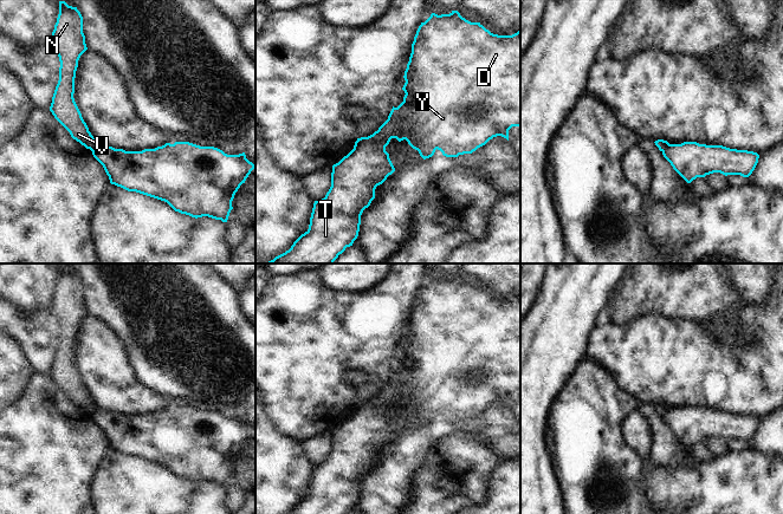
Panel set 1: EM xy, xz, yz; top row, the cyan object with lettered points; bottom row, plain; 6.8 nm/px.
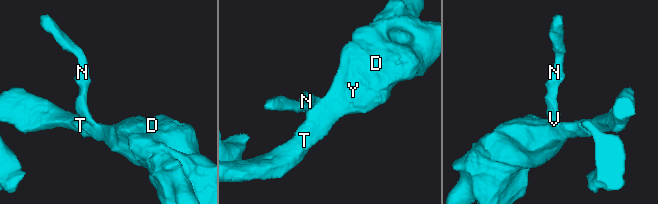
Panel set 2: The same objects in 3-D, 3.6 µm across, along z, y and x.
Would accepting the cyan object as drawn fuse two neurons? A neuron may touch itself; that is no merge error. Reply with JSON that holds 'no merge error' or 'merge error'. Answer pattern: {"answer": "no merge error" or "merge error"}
{"answer": "merge error"}

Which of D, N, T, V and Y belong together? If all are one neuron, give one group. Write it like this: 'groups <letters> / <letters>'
groups D T Y / N V

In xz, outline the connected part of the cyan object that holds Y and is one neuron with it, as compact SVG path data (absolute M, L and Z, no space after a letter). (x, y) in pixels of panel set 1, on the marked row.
M458 11L441 15L432 13L416 31L403 78L403 102L397 108L393 106L388 119L364 143L332 165L331 187L324 199L315 201L309 229L289 251L268 262L258 263L334 263L347 247L352 246L358 236L361 215L375 199L376 187L395 171L386 151L392 138L399 142L406 139L423 160L432 157L436 149L446 157L458 157L472 154L497 136L509 141L509 130L520 126L520 31L512 35L498 35L480 22L466 20Z

